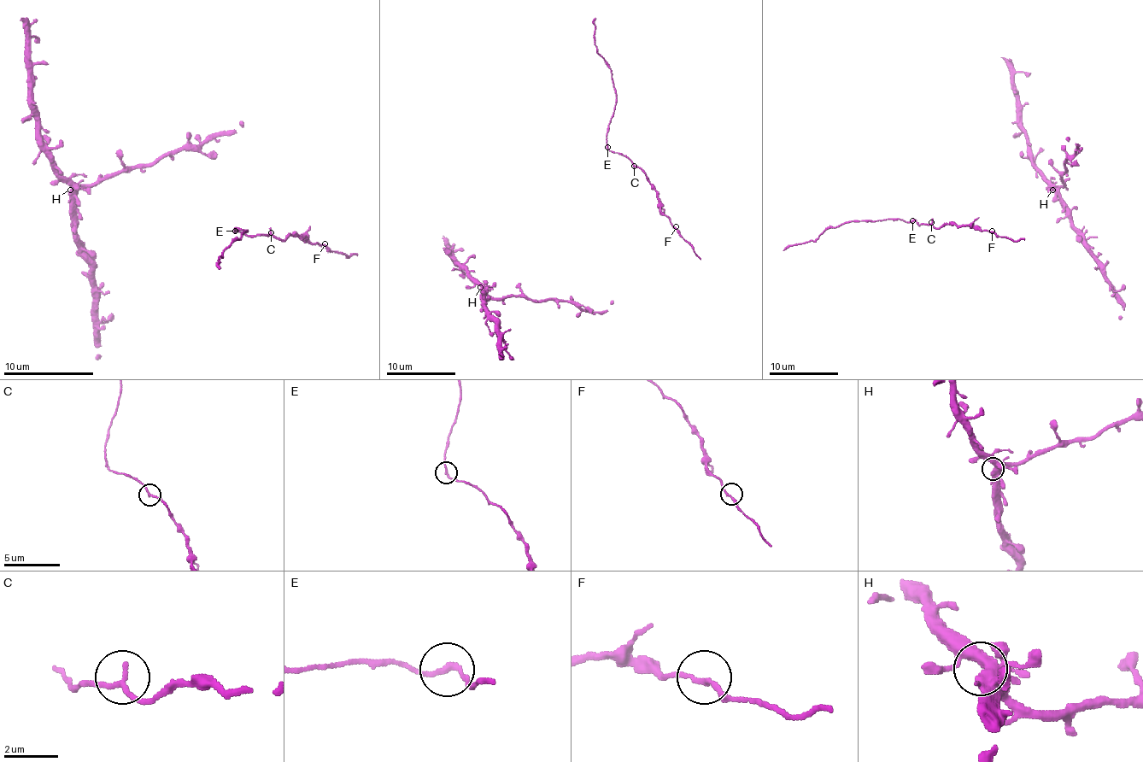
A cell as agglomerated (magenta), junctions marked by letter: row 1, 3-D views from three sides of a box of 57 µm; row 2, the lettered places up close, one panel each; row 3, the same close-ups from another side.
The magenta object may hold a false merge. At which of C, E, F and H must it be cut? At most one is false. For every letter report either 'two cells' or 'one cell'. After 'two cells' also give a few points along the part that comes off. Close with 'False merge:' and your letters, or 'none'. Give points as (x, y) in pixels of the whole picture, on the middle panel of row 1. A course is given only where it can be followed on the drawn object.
C: one cell
E: one cell
F: one cell
H: one cell
False merge: none

